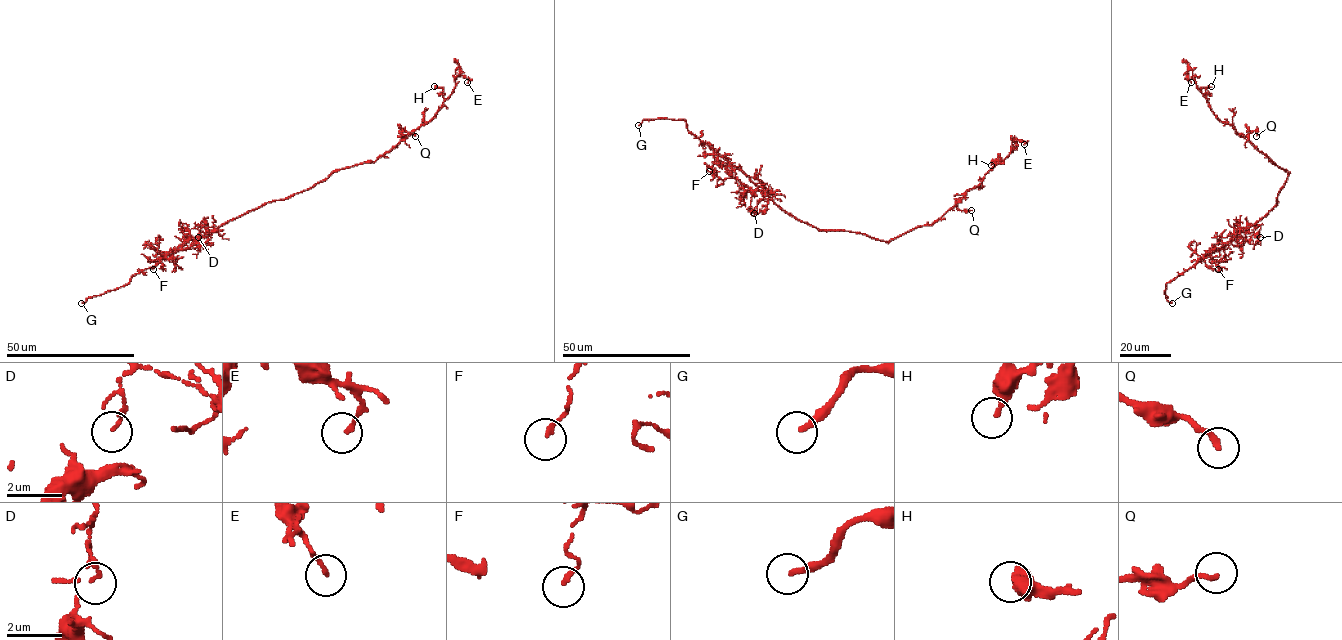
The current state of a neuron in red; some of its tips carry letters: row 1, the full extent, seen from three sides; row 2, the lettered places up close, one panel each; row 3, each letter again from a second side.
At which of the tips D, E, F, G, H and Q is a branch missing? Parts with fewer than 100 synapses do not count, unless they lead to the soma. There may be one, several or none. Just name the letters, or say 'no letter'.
G

